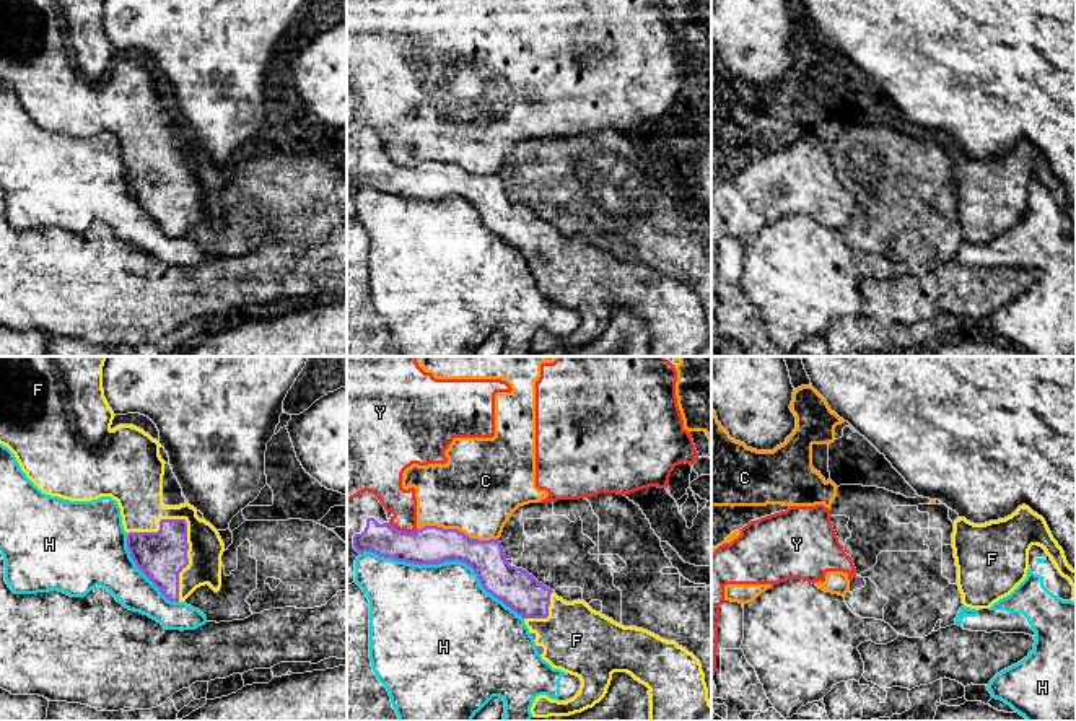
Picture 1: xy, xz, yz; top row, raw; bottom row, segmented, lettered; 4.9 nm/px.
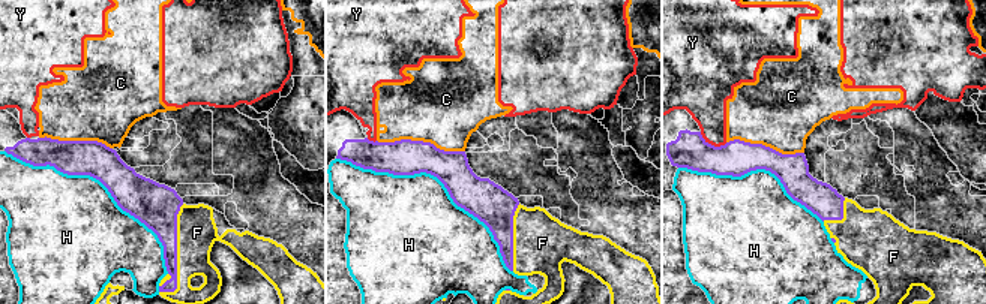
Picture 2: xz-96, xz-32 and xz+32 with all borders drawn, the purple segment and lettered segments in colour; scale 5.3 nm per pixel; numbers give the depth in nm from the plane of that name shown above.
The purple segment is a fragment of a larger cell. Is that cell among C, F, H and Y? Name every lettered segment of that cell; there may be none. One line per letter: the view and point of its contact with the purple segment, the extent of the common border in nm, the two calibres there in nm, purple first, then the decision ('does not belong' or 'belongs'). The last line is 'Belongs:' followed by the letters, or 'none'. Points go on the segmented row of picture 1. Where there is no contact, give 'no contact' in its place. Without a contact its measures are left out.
C: meets purple in xz at (456, 529); contact 420 nm long; 190 nm thick on the purple side, 420 nm on the other; does not belong
F: meets purple in xy at (186, 531); contact 440 nm long; 240 nm thick on the purple side, 220 nm on the other; belongs
H: meets purple in xz at (445, 560); contact 850 nm long; 190 nm thick on the purple side, 460 nm on the other; does not belong
Y: meets purple in xz at (404, 531); contact 150 nm long; 190 nm thick on the purple side, 160 nm on the other; does not belong
Belongs: F

